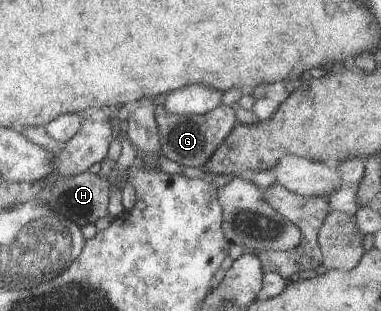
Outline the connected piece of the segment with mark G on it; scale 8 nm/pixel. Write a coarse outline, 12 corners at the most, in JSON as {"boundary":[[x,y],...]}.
{"boundary":[[223,103],[200,115],[155,105],[161,154],[203,166],[237,123]]}

